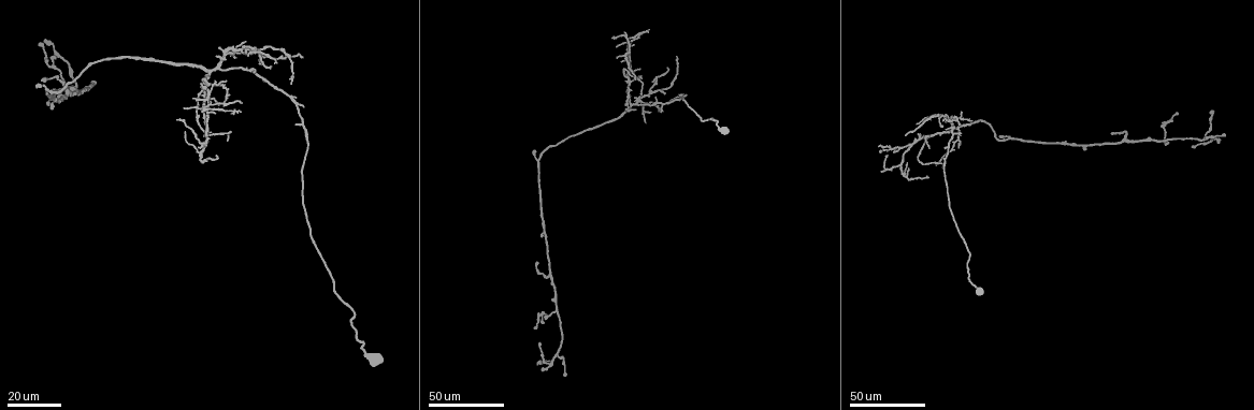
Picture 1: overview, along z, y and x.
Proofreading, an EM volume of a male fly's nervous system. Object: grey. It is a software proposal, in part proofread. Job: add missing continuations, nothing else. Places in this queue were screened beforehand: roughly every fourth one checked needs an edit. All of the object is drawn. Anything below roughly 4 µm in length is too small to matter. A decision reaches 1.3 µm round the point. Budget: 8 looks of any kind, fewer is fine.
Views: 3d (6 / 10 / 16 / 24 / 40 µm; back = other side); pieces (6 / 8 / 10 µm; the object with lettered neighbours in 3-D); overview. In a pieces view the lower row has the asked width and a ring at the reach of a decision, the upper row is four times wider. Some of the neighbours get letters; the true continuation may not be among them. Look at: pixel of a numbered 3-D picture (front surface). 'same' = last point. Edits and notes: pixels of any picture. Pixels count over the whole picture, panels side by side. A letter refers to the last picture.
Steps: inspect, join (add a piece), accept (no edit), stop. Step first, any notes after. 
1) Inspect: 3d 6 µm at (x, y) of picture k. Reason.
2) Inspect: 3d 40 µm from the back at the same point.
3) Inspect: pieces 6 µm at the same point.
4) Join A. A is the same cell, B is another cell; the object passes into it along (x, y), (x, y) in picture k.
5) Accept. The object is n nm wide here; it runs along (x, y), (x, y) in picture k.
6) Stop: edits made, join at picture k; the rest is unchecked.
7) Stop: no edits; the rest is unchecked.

Inspect: 3d 24 µm at (954, 142) of picture 1. An open end.

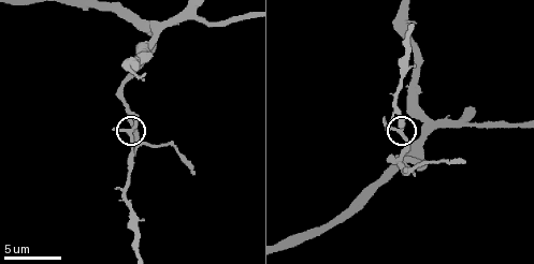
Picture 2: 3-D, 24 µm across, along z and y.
Inspect: pieces 10 µm at (114, 129) of picture 2.

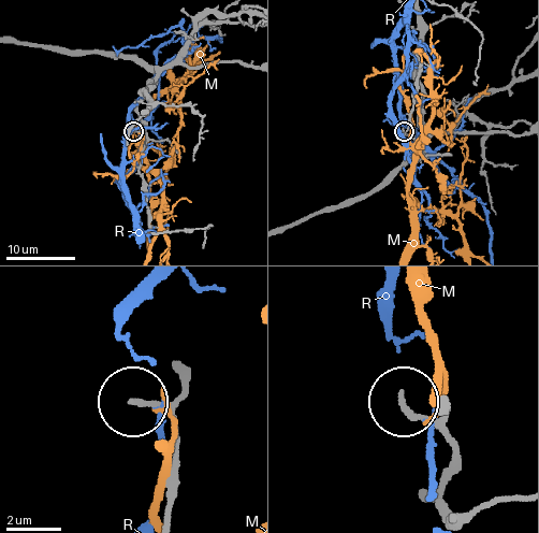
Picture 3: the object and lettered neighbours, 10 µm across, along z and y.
Accept. M and R are other cells; it runs along (173, 366), (183, 379), (178, 393), (132, 401) in picture 3; no lettered piece goes on from it.

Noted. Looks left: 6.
Inspect: 3d 24 µm at (678, 95) of picture 1. Thin end.

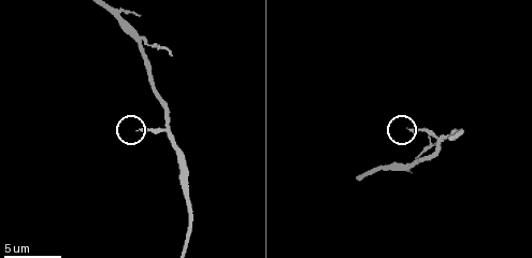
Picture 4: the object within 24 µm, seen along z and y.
Inspect: pieces 8 µm at (408, 128) of picture 4.

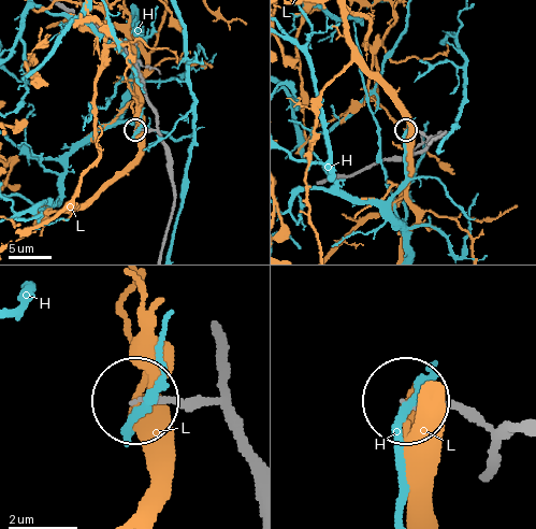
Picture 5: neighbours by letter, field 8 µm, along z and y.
Accept. The object is 170 nm wide here; H and L are other cells; none of them fits.

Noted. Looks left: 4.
Inspect: pieces 10 µm at (191, 173) of picture 2. Branch stops here.

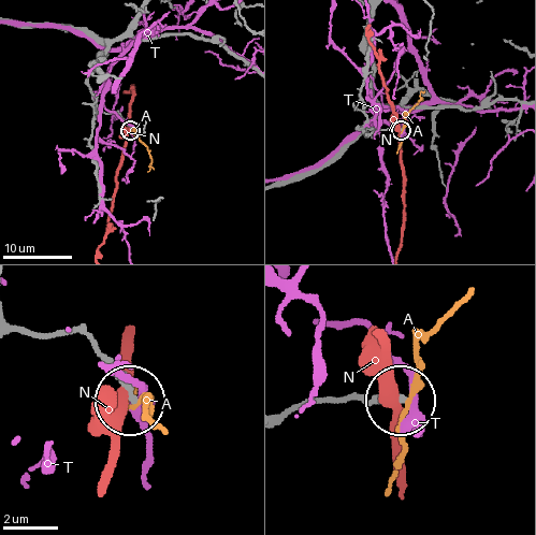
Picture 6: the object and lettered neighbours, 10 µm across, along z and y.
Accept. The object is 250 nm wide here; A, N and T are other cells; it runs along (17, 326), (86, 337), (128, 395) in picture 6; no lettered piece goes on from it.

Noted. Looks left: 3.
Inspect: 3d 40 µm at (538, 264) of picture 1. End of a long branch.

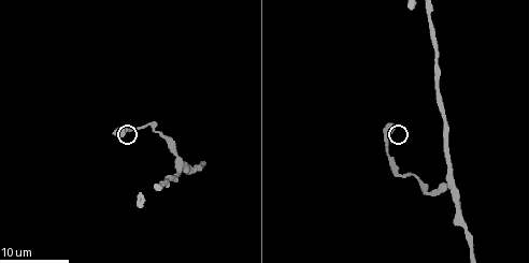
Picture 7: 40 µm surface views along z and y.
Inspect: pieces 6 µm at (394, 127) of picture 7.

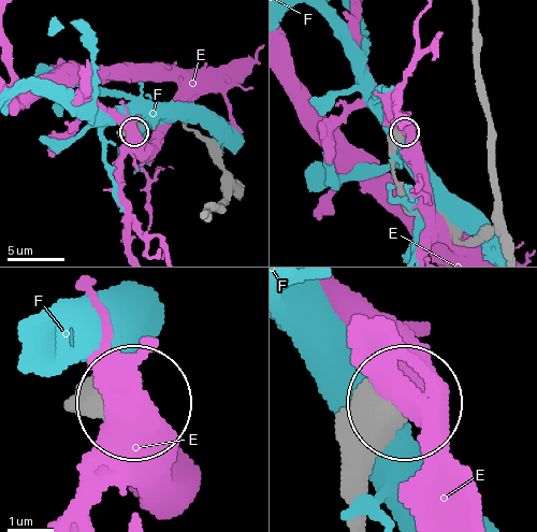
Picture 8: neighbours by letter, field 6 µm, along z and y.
Accept. E and F are other cells; no lettered piece goes on from it.

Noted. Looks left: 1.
Stop: no edits; the rest is unchecked.

